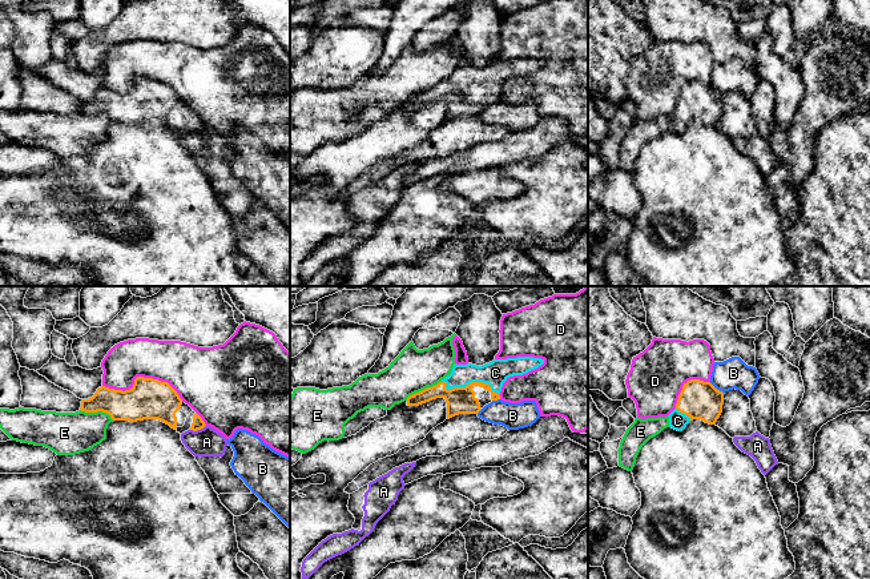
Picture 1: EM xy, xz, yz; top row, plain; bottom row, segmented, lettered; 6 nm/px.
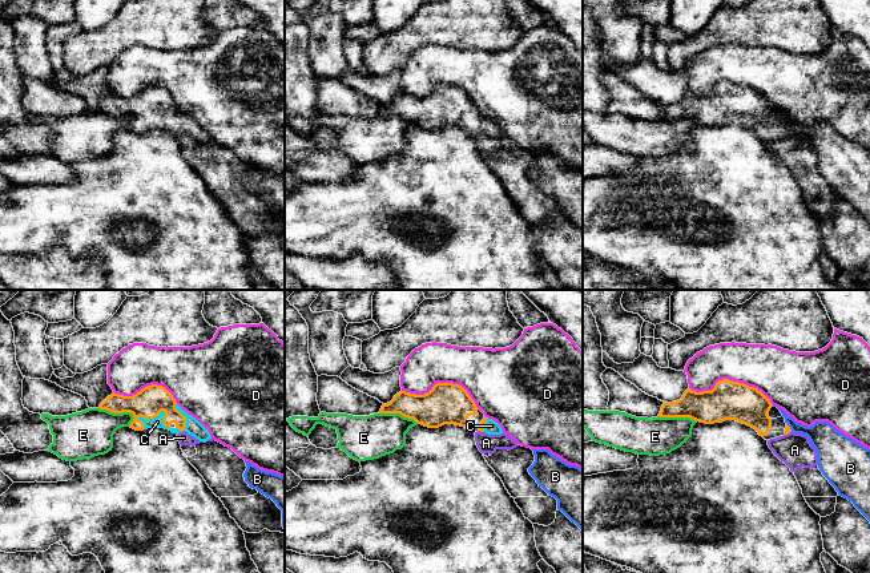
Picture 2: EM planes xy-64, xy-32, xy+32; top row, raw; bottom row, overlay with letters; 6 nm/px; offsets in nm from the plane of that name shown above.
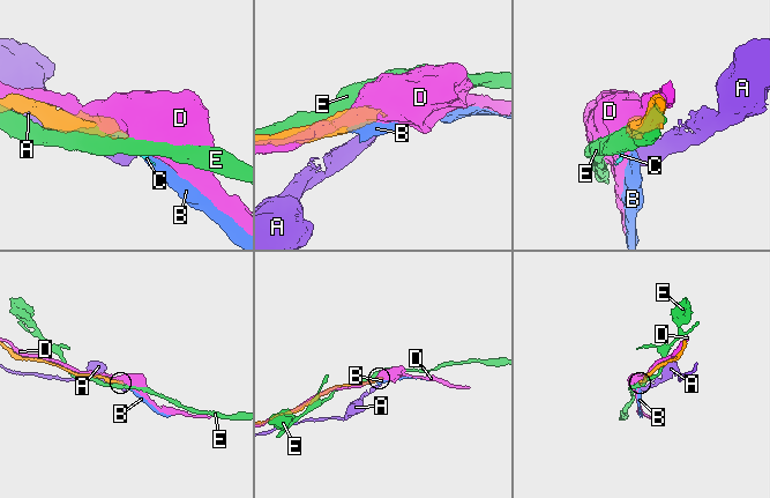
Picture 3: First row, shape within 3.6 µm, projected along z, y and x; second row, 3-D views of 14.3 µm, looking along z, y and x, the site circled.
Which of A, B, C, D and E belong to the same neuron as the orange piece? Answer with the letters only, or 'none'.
C

